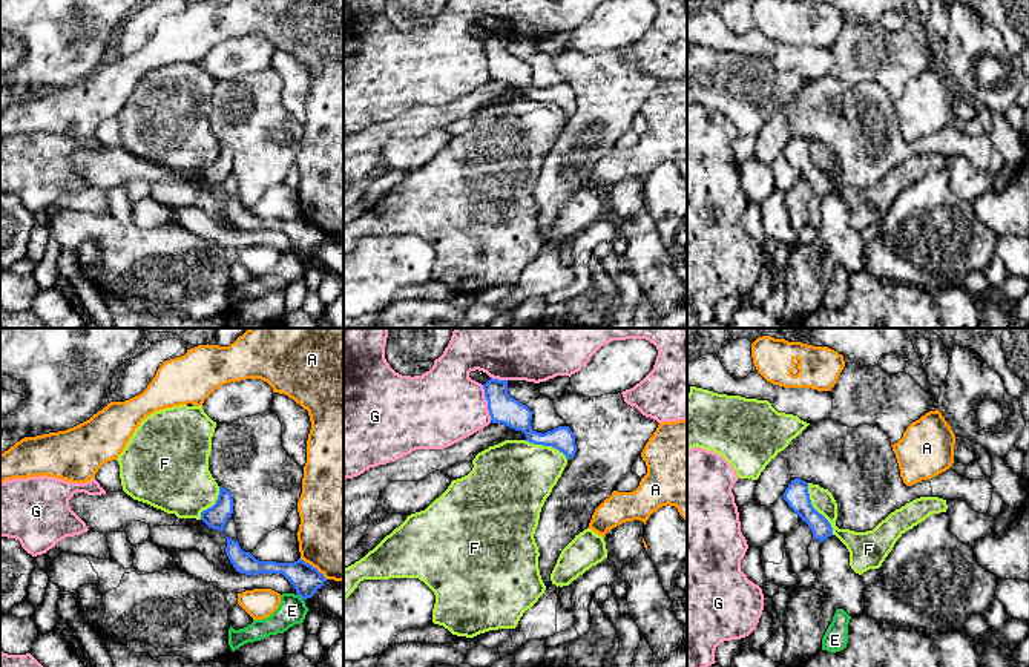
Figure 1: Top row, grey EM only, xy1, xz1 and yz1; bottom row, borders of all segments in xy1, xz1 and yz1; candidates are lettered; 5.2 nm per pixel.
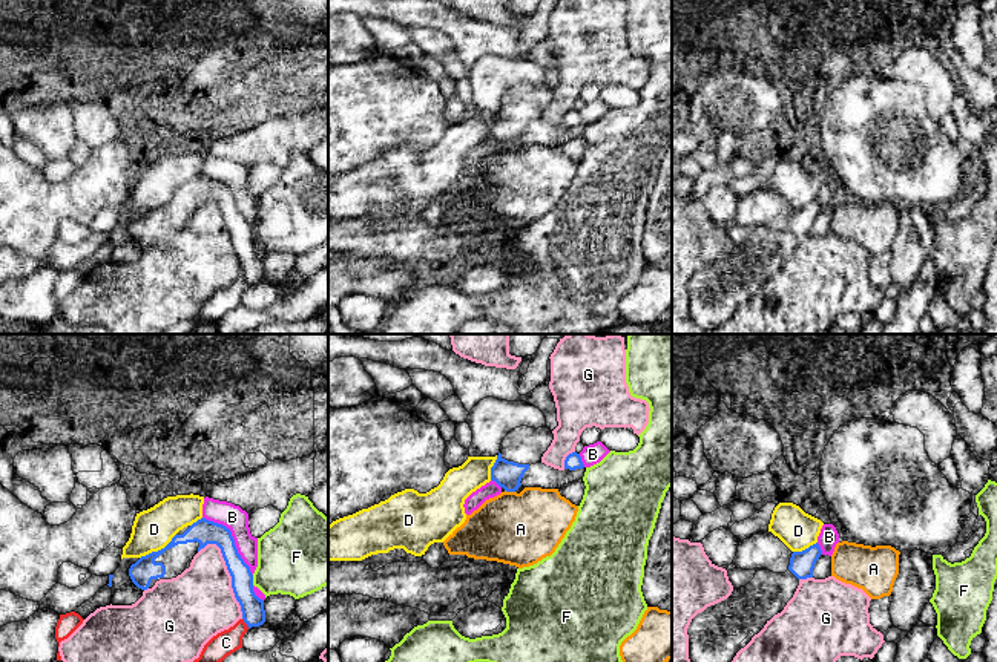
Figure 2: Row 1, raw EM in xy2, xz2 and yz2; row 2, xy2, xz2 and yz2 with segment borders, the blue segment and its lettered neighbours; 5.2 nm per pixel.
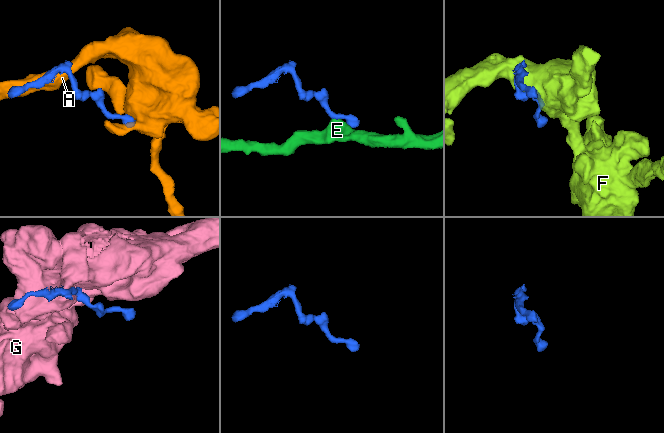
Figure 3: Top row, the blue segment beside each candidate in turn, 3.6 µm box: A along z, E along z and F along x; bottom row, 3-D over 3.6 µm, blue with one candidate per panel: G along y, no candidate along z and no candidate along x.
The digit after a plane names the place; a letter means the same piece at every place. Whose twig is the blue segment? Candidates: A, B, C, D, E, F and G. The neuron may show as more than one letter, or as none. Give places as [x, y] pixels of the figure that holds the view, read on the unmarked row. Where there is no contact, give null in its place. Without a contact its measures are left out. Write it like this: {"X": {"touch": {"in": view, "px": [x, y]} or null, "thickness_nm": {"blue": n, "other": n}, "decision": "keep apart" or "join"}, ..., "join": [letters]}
{"A": {"touch": {"in": "xy1", "px": [312, 223]}, "thickness_nm": {"blue": 150, "other": 460}, "decision": "keep apart"}, "B": {"touch": {"in": "xy2", "px": [233, 196]}, "thickness_nm": {"blue": 130, "other": 120}, "decision": "keep apart"}, "C": {"touch": {"in": "xy2", "px": [244, 278]}, "thickness_nm": {"blue": 120, "other": 130}, "decision": "keep apart"}, "D": {"touch": {"in": "xy2", "px": [158, 207]}, "thickness_nm": {"blue": 130, "other": 220}, "decision": "keep apart"}, "E": {"touch": {"in": "xy1", "px": [299, 252]}, "thickness_nm": {"blue": 150, "other": 150}, "decision": "keep apart"}, "F": {"touch": {"in": "yz1", "px": [815, 166]}, "thickness_nm": {"blue": 120, "other": 120}, "decision": "keep apart"}, "G": {"touch": {"in": "xy2", "px": [232, 235]}, "thickness_nm": {"blue": 120, "other": 360}, "decision": "keep apart"}, "join": []}

